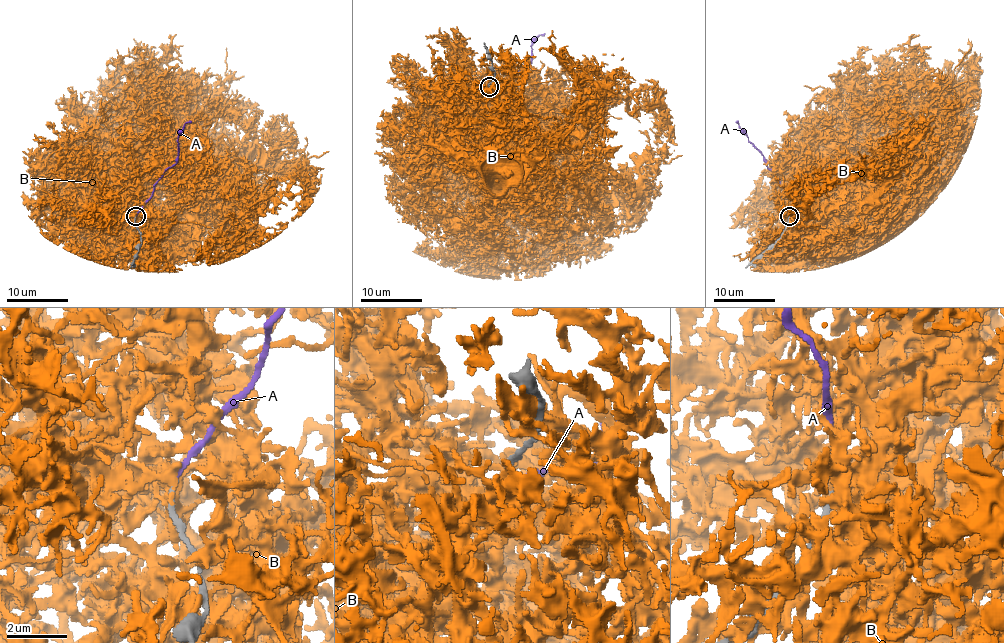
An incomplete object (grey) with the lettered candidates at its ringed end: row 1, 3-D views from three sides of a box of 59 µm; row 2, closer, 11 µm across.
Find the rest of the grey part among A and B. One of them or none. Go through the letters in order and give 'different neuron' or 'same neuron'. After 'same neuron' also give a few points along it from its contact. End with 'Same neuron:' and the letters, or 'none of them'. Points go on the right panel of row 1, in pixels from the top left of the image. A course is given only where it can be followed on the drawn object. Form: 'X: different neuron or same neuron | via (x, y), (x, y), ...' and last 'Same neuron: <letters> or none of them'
A: different neuron
B: different neuron
Same neuron: none of them

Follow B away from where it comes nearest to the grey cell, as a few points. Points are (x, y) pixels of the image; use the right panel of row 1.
B: (787, 220), (796, 216), (813, 216), (839, 234), (857, 237), (866, 243)

